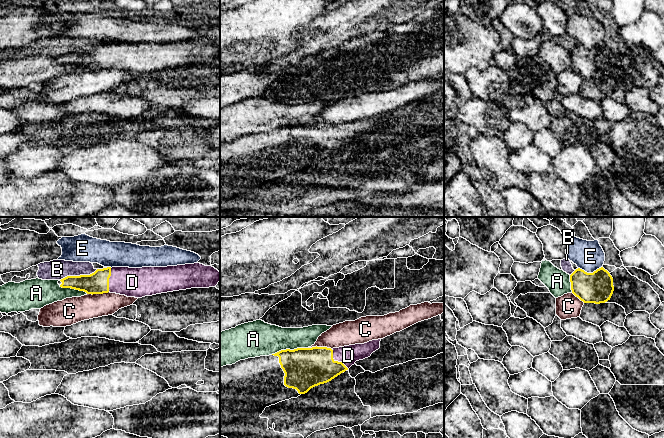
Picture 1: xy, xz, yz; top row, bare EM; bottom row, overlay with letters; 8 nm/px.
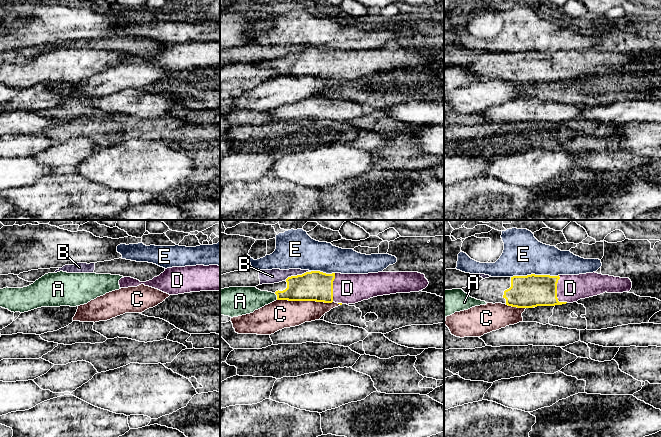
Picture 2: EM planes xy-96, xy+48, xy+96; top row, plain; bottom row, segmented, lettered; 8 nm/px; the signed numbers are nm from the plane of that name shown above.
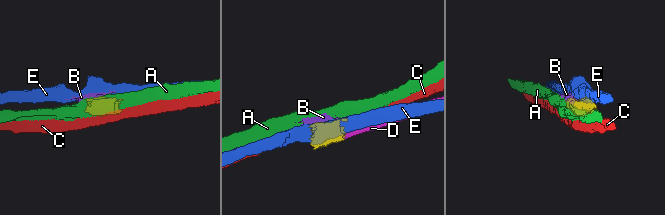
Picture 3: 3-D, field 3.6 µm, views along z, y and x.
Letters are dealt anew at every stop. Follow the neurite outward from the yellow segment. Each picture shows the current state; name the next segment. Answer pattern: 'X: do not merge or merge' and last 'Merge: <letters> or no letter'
A: do not merge
B: do not merge
C: do not merge
D: merge
E: do not merge
Merge: D

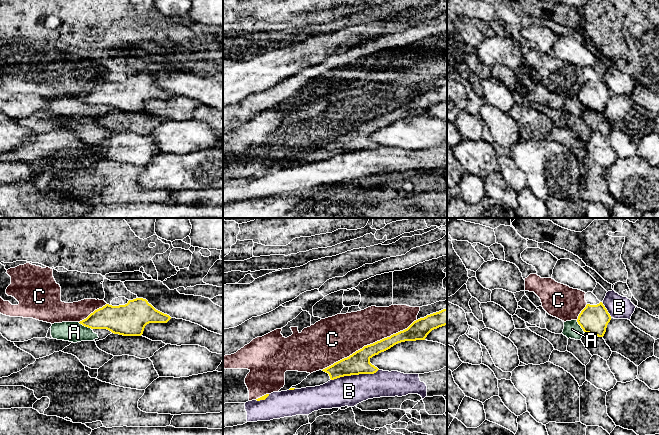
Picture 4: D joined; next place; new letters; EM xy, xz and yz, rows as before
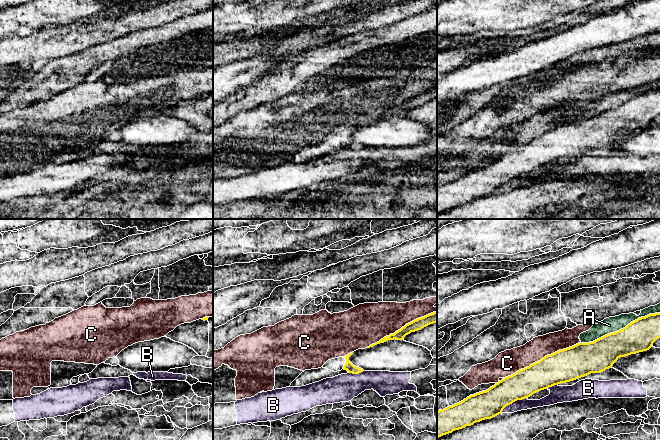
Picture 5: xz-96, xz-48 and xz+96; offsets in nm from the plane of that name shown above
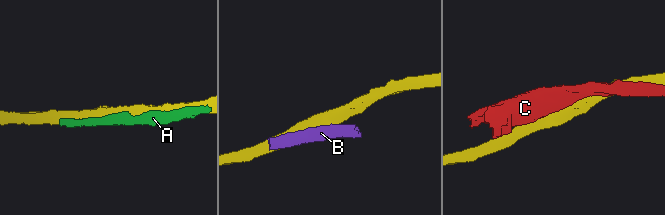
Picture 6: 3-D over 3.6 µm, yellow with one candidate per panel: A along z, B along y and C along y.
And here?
A: do not merge
B: do not merge
C: do not merge
Merge: no letter

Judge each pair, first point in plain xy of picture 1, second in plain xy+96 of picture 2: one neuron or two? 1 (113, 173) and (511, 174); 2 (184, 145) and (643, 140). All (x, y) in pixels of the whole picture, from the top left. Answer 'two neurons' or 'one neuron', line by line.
1: one neuron
2: two neurons

